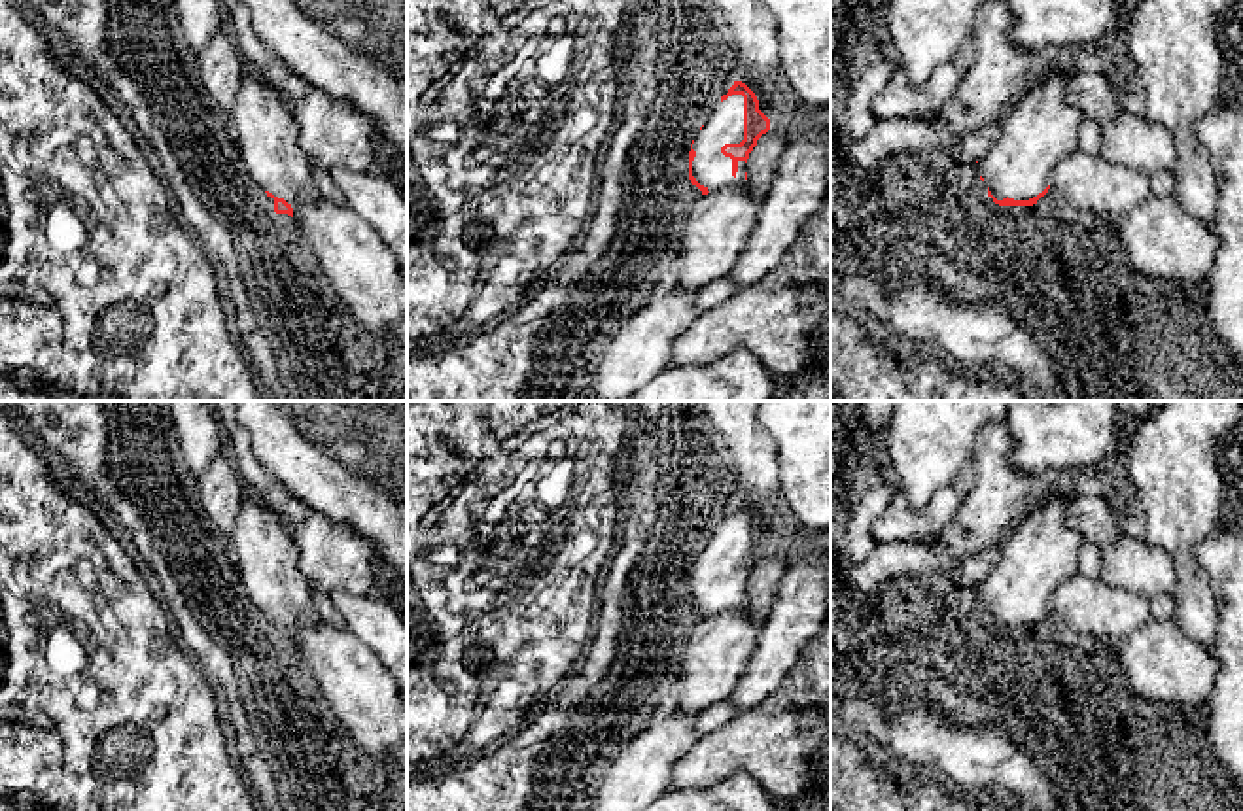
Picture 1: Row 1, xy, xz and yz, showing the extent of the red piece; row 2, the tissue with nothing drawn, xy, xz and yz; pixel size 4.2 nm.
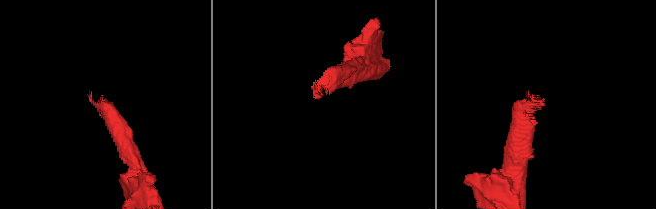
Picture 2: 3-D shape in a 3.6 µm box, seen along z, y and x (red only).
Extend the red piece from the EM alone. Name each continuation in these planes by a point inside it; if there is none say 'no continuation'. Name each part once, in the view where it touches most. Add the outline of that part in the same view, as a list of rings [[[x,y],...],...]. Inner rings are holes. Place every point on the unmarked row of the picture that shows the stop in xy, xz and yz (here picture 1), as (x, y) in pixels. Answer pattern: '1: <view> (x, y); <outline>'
1: xz (725, 549); [[[732,518],[719,526],[706,548],[698,554],[692,573],[692,599],[709,616],[727,611],[745,611],[747,586],[738,584],[738,595],[732,595],[732,582],[721,577],[725,567],[744,563],[744,520]]]

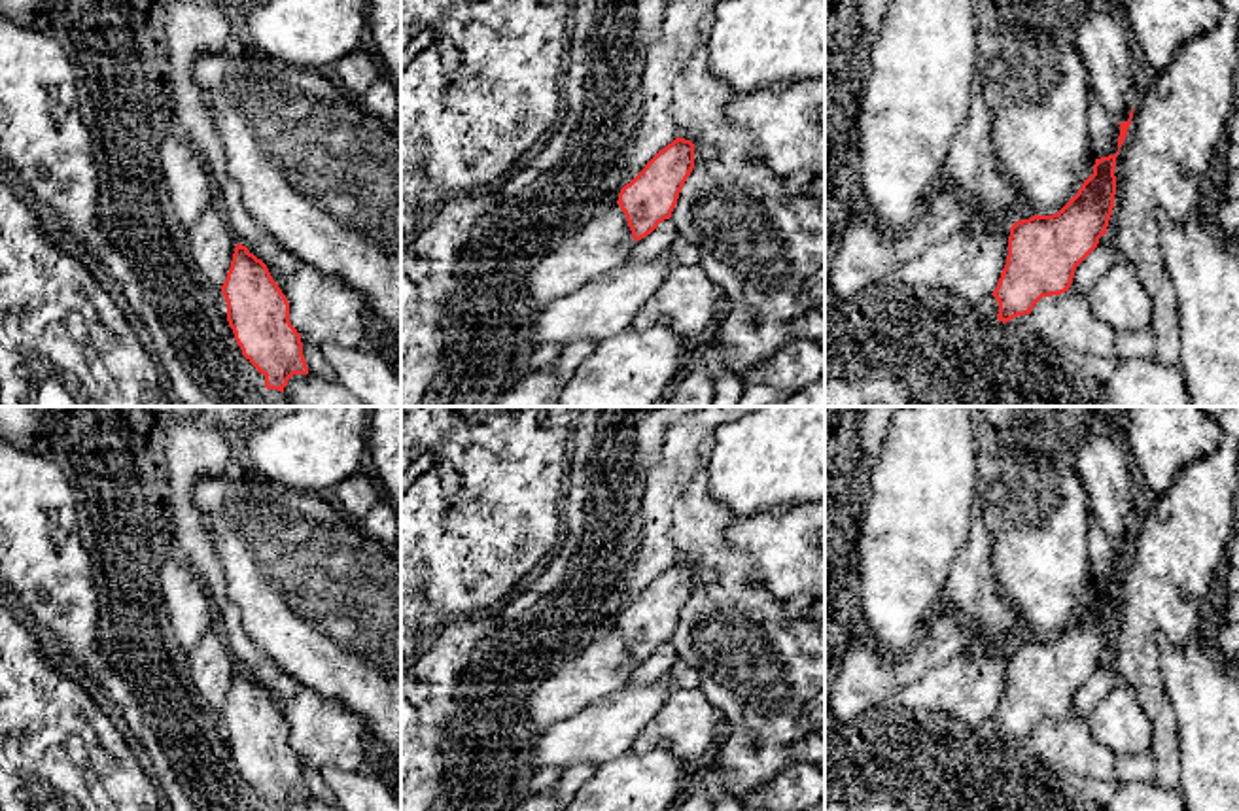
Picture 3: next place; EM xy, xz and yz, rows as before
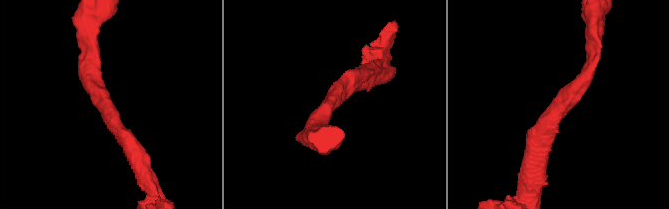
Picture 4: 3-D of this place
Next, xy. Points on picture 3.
no continuation

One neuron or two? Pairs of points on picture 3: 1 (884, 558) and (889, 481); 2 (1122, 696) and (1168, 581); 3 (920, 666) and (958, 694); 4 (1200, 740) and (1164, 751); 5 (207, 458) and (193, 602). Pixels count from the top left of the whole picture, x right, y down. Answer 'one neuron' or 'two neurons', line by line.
1: one neuron
2: two neurons
3: two neurons
4: two neurons
5: two neurons

